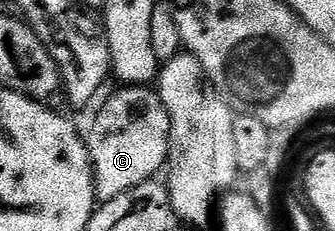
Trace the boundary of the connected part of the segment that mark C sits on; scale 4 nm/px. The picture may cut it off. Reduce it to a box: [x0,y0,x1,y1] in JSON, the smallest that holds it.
[88,85,170,202]

